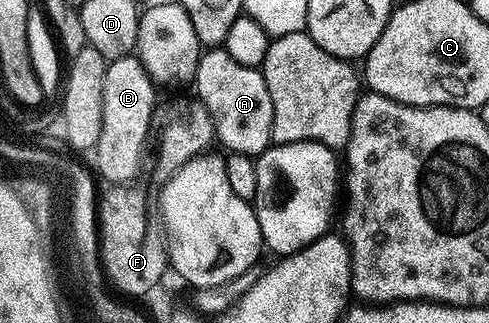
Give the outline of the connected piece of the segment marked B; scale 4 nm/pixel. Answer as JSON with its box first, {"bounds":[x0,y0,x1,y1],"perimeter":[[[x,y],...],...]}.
{"bounds":[92,54,156,185],"perimeter":[[[133,54],[123,59],[111,59],[104,73],[104,97],[102,98],[102,124],[100,137],[92,158],[98,171],[110,185],[126,185],[138,175],[142,163],[142,150],[146,147],[146,134],[151,134],[156,100],[155,83],[150,80],[139,58]]]}

